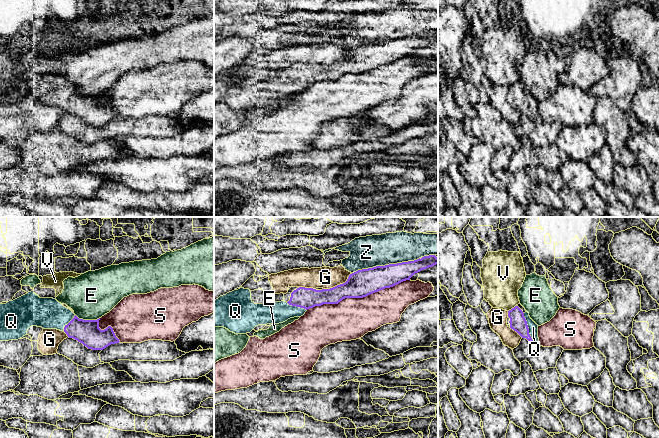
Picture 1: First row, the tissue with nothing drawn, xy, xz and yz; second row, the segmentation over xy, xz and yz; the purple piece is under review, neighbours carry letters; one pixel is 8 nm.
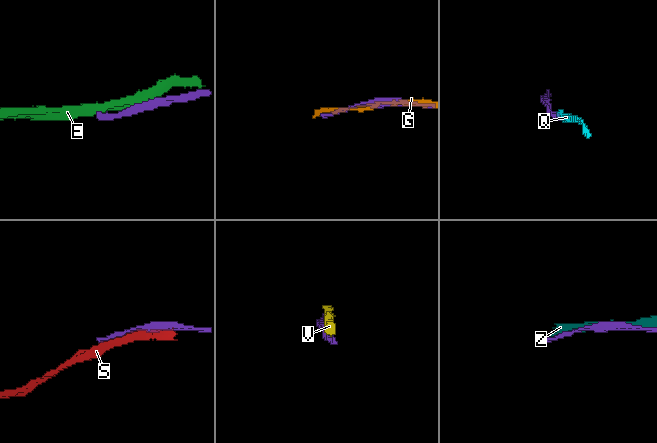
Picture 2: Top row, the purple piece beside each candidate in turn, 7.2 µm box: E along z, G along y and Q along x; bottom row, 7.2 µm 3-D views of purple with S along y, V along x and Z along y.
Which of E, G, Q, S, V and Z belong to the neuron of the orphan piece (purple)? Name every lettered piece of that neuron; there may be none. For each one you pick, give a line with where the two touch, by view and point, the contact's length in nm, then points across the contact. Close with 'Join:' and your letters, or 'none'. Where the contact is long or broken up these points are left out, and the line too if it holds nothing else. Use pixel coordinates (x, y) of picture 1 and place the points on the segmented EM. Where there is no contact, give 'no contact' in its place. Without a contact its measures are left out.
Q: contact yz (528, 329); length 280 nm; way yz (518, 323), (522, 323), (528, 329), (533, 327)
Join: Q

